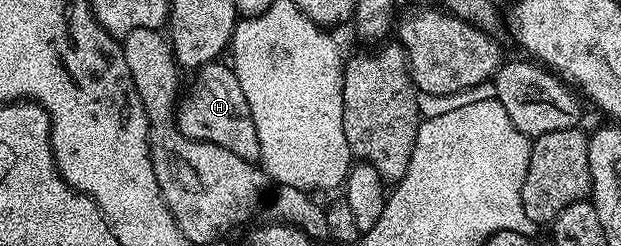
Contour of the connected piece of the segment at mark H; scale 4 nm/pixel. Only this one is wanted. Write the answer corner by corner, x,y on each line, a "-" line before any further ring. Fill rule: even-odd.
214,60
195,70
192,94
185,105
183,102
179,106
174,117
176,127
182,136
189,137
192,141
214,143
226,151
234,151
238,159
259,162
258,131
254,131
254,119
250,115
246,95
242,95
242,87
235,71
227,64
220,64
219,60

